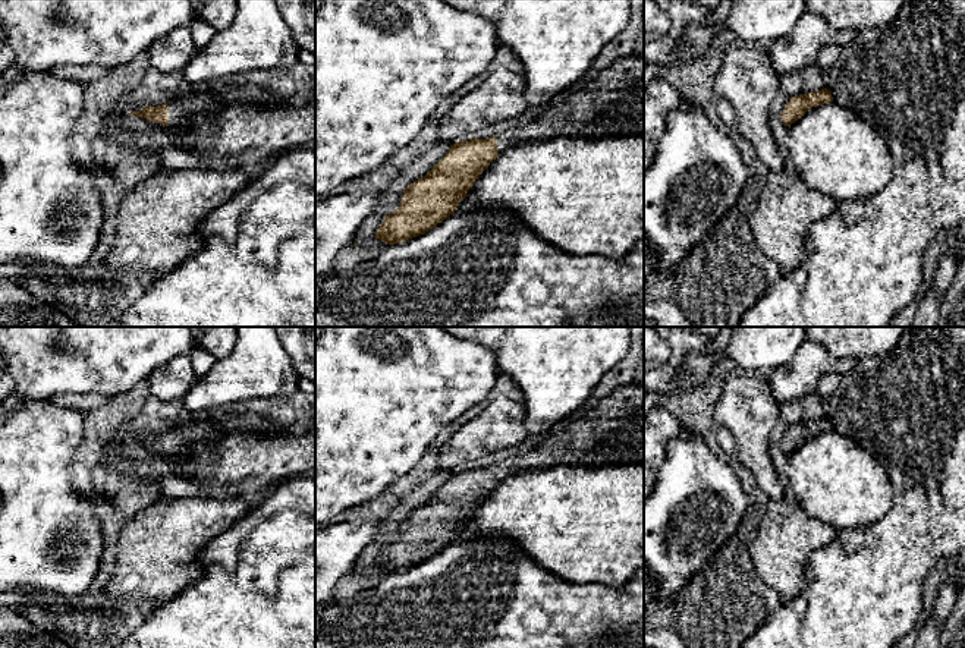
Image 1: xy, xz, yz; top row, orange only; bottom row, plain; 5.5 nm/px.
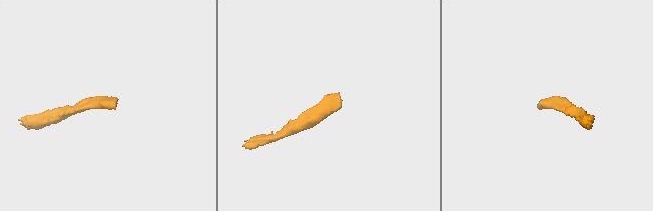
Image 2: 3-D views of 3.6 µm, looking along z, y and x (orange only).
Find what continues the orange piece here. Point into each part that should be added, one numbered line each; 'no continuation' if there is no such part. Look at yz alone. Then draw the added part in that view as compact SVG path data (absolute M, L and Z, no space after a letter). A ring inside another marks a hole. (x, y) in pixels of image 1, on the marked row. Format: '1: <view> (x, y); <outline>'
1: yz (810, 79); M817 63L798 72L780 75L780 88L771 103L768 119L771 133L779 147L783 145L785 136L789 130L789 126L786 126L780 119L788 101L795 95L821 91L824 88L826 82L823 78L823 69Z

